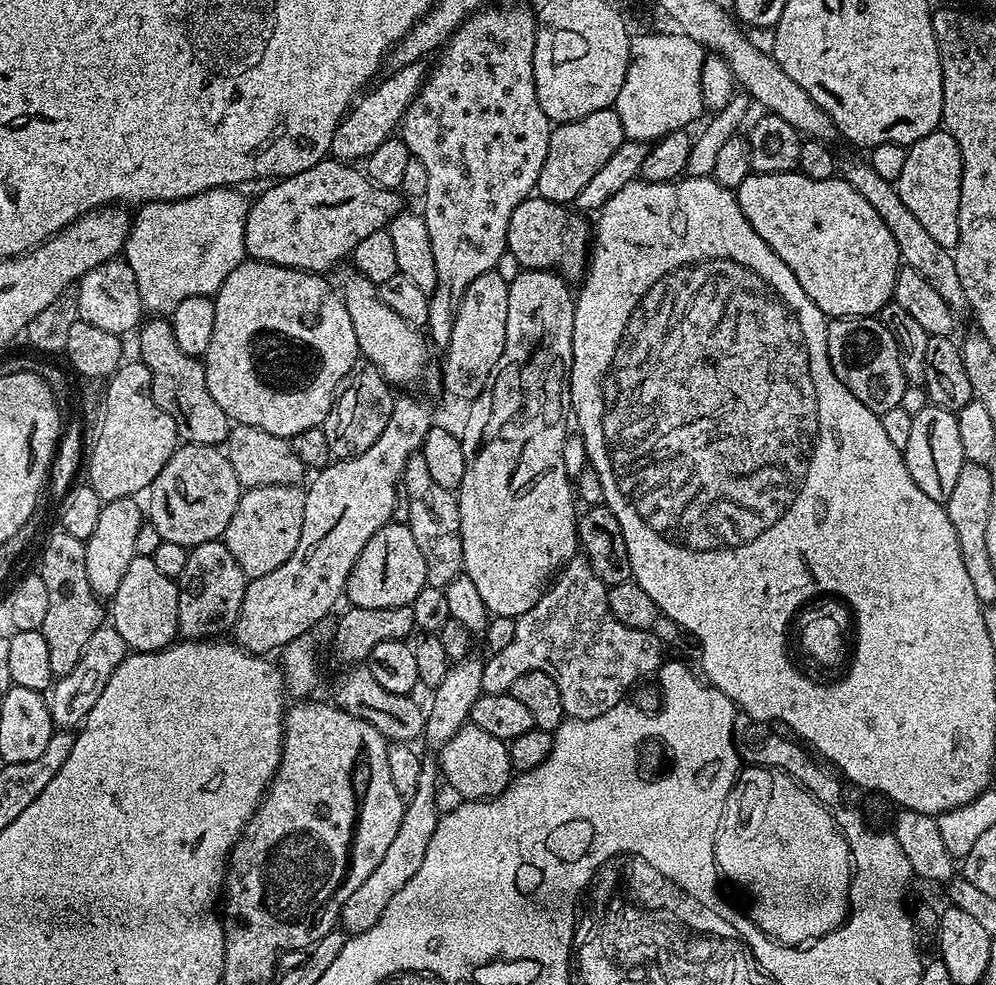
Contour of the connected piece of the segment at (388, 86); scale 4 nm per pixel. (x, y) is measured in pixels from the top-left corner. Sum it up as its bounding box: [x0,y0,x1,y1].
[331,63,426,162]

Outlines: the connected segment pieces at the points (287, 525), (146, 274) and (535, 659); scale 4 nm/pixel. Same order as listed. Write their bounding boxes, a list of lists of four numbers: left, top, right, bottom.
[[222,484,304,576],[122,187,249,318],[482,554,666,720]]

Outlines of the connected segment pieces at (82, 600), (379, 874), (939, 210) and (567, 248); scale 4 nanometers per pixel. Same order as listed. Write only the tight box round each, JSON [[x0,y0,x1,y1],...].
[[38,530,106,677],[339,759,440,936],[894,130,962,249],[507,194,590,278]]

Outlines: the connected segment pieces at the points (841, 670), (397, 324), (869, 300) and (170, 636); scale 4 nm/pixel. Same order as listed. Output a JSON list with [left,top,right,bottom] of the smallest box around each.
[[784,592,858,688],[342,275,430,386],[734,170,902,317],[110,556,178,652]]

